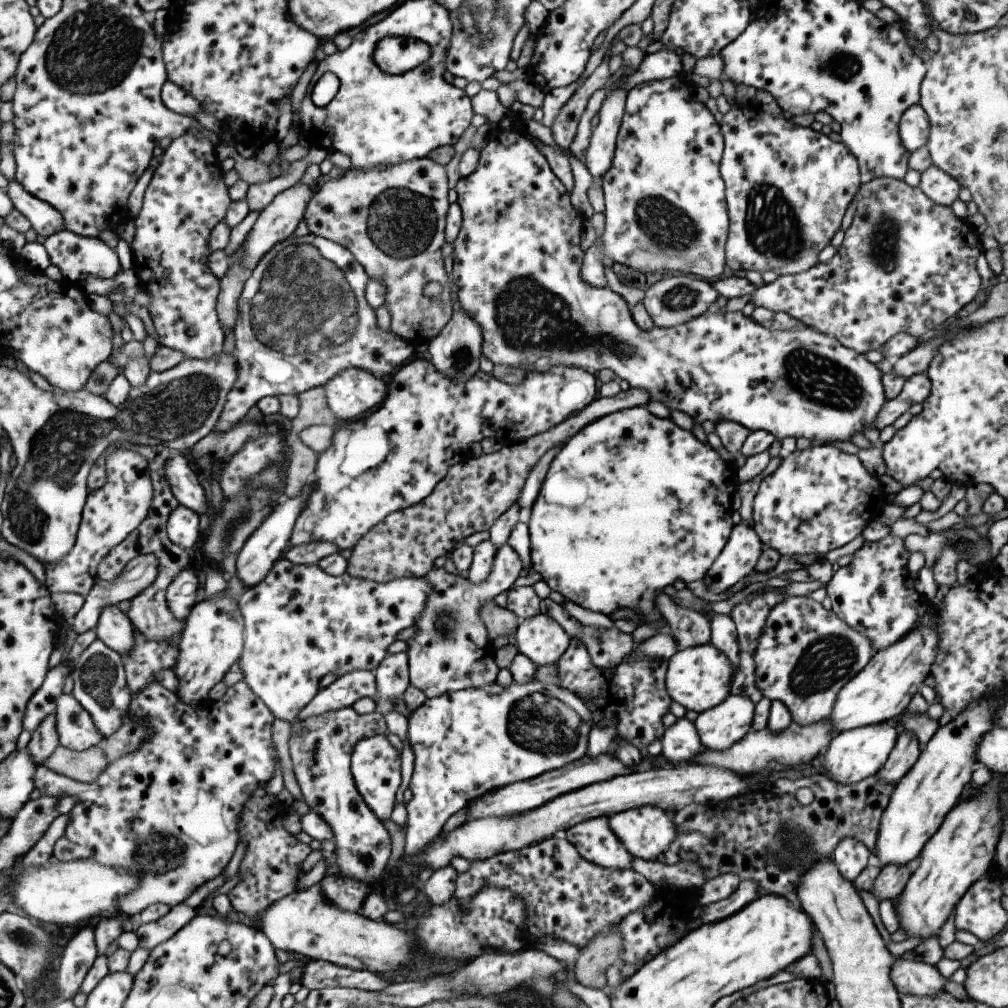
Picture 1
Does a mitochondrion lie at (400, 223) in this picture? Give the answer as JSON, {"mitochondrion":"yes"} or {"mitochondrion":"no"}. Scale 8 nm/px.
{"mitochondrion":"yes"}

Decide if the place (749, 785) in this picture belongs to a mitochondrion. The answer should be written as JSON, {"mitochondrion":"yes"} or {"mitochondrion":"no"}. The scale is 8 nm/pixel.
{"mitochondrion":"no"}

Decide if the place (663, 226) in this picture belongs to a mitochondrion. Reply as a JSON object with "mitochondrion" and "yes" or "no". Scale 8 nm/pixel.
{"mitochondrion":"yes"}

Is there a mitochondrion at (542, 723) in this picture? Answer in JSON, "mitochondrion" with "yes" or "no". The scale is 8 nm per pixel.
{"mitochondrion":"yes"}

